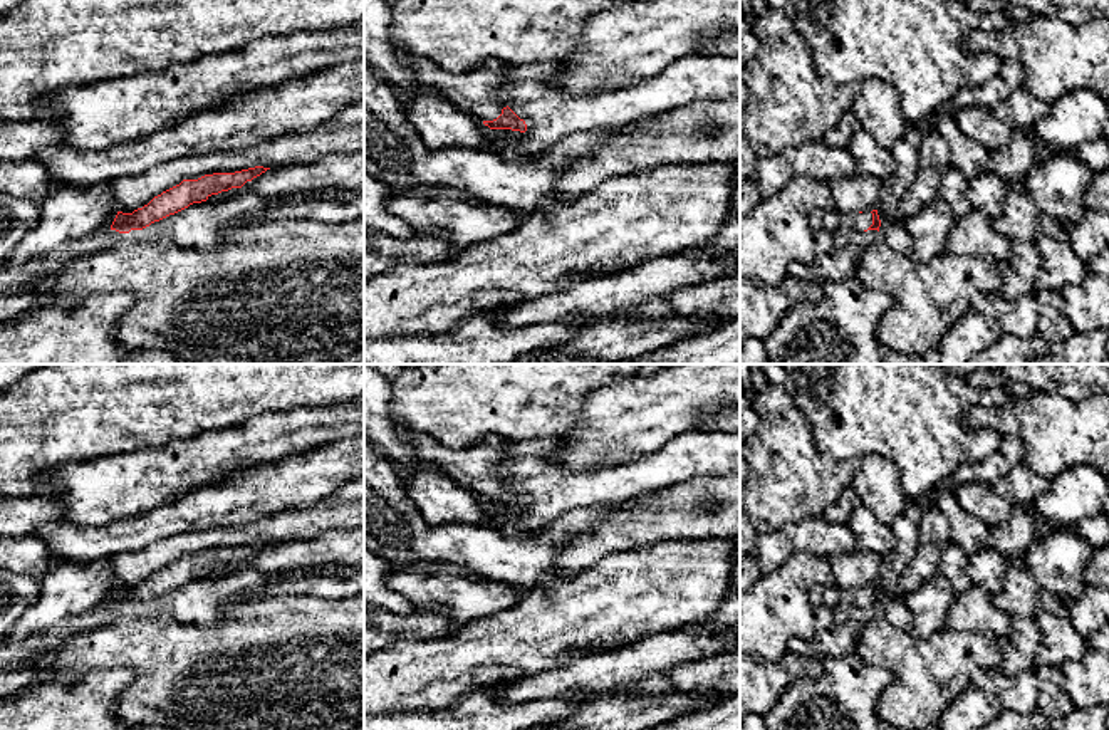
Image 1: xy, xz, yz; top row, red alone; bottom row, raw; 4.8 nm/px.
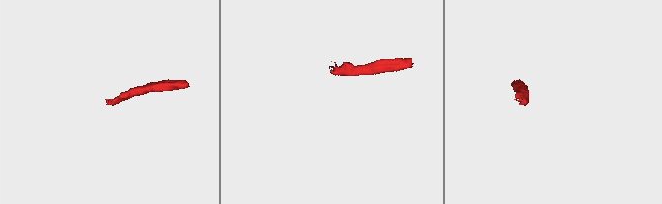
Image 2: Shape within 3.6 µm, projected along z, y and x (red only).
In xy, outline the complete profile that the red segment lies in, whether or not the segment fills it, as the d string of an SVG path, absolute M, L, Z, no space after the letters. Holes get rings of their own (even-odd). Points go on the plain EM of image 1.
M255 542L235 549L213 549L198 555L183 555L180 561L154 572L148 581L134 586L133 589L117 587L111 606L119 609L143 606L154 597L188 584L193 579L206 577L211 571L218 571L232 564L242 564L247 557L252 557L267 545L270 544Z

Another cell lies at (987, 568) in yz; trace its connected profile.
M983 547L968 557L968 574L973 586L995 596L1003 589L1003 579L1012 562L992 547Z

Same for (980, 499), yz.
M987 482L956 485L953 492L958 503L990 529L1002 525L1013 508L1013 505Z

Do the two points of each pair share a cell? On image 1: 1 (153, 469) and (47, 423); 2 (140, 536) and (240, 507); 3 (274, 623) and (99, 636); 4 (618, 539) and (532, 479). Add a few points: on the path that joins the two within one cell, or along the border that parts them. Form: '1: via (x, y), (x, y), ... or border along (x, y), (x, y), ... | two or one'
1: border along (156, 447), (79, 462) | two
2: via (165, 521), (203, 507), (215, 507) | one
3: via (230, 641), (143, 641) | one
4: border along (636, 497), (609, 504), (599, 510) | two

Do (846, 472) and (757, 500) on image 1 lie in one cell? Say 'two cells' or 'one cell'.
one cell

